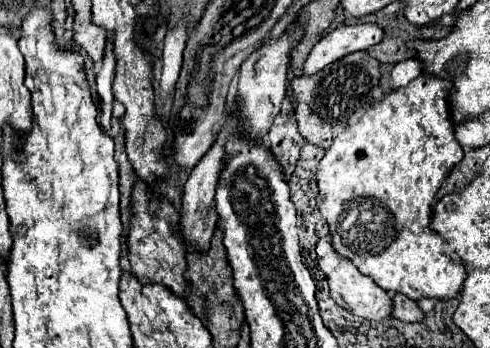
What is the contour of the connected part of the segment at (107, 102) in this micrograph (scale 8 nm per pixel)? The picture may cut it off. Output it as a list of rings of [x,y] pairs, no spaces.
[[[111,42],[107,46],[101,70],[97,74],[97,94],[101,100],[101,126],[105,130],[111,128],[111,112],[113,112],[113,76],[115,76],[115,56],[113,56],[113,48]]]

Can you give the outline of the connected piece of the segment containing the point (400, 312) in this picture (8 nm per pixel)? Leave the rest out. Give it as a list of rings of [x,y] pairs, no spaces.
[[[393,294],[393,316],[403,322],[421,322],[425,312],[417,306],[417,302],[409,300],[407,296]]]

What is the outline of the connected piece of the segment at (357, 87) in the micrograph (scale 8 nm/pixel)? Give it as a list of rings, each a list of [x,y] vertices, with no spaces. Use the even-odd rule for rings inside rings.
[[[367,50],[347,54],[313,76],[297,76],[297,80],[293,78],[289,90],[297,98],[295,118],[303,138],[321,148],[329,148],[333,130],[337,126],[345,126],[351,116],[361,114],[373,102],[373,88],[379,86],[379,80],[381,62],[373,60]]]

